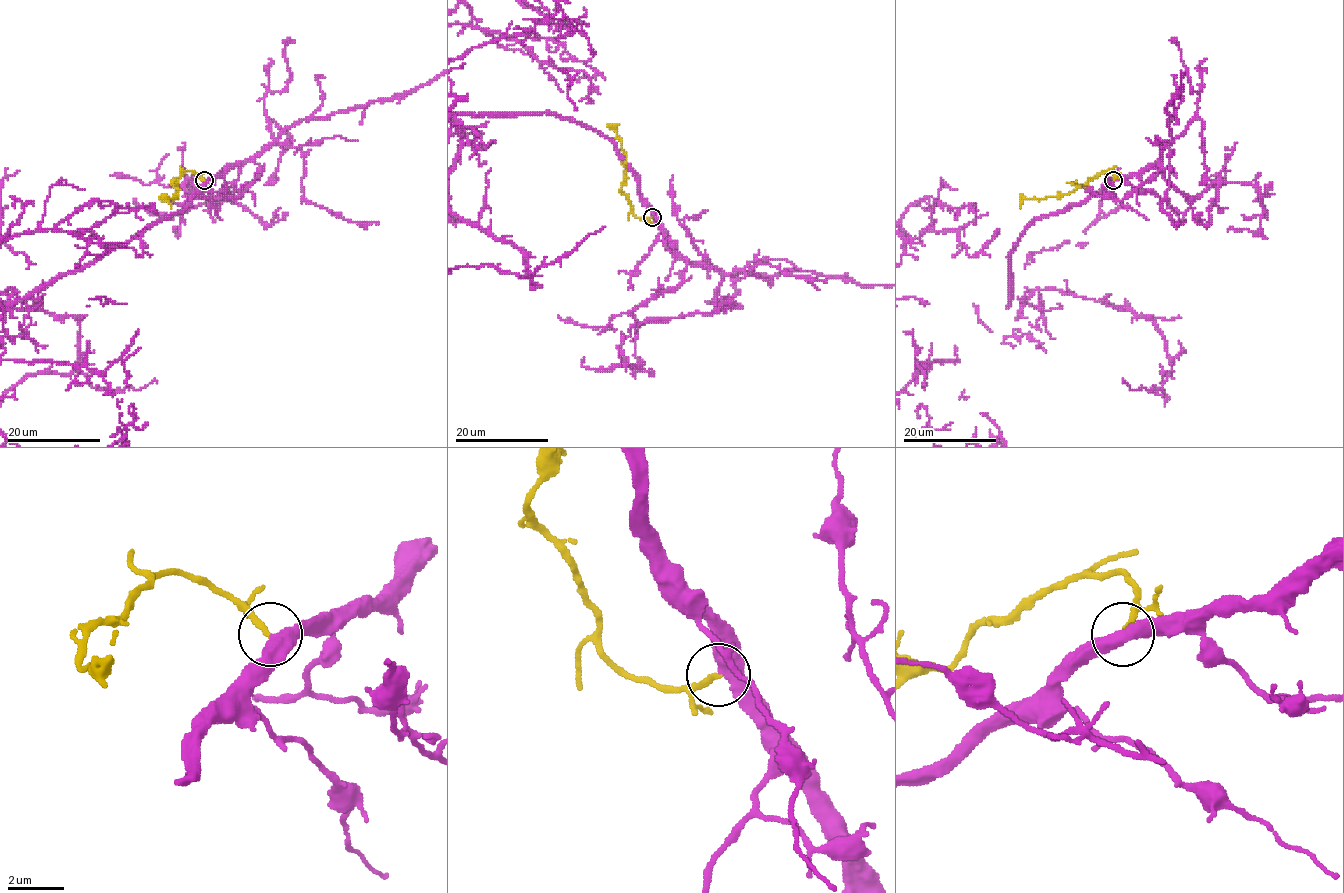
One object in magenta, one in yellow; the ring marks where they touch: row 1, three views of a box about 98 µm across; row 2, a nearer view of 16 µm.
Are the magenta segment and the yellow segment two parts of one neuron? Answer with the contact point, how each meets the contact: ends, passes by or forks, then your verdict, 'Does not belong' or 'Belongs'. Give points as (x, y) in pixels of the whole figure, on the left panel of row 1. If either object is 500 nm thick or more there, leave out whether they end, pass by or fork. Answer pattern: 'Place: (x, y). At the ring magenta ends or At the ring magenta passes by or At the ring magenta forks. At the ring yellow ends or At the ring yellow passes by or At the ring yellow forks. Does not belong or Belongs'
Place: (204, 180). At the ring magenta passes by. At the ring yellow ends. Belongs

